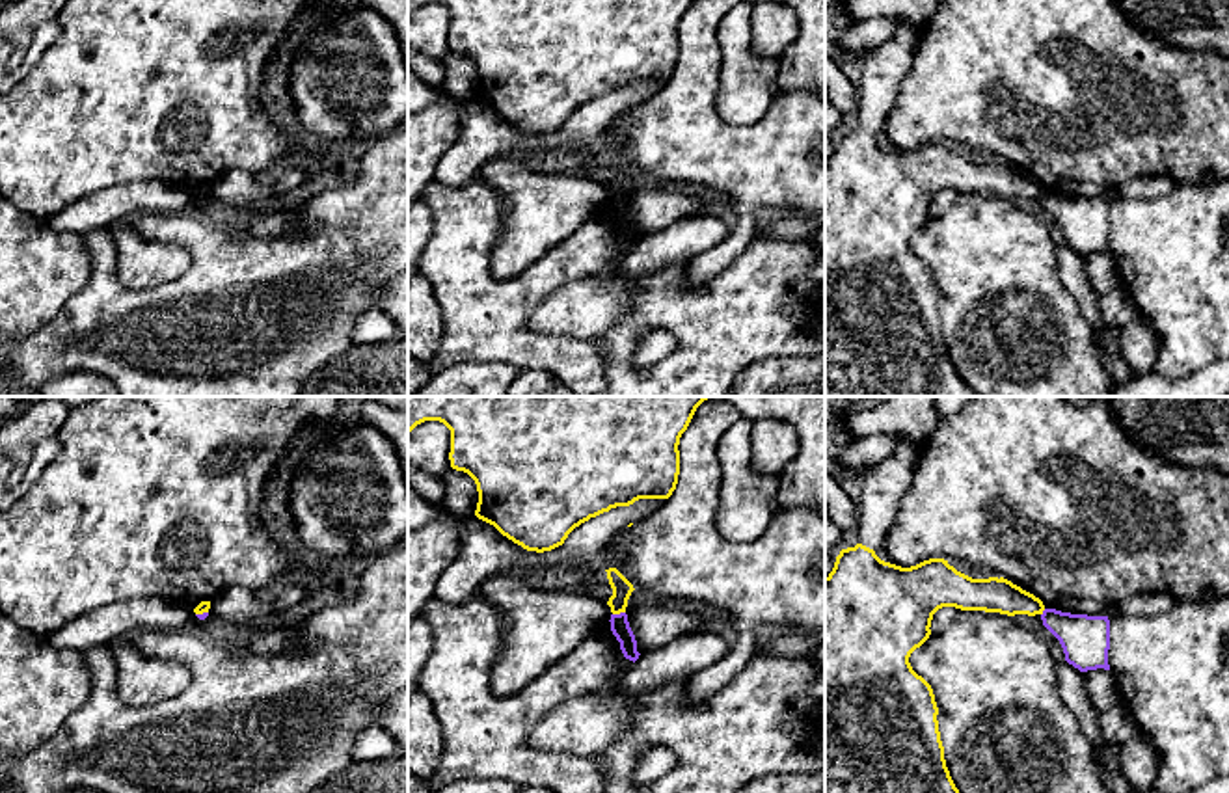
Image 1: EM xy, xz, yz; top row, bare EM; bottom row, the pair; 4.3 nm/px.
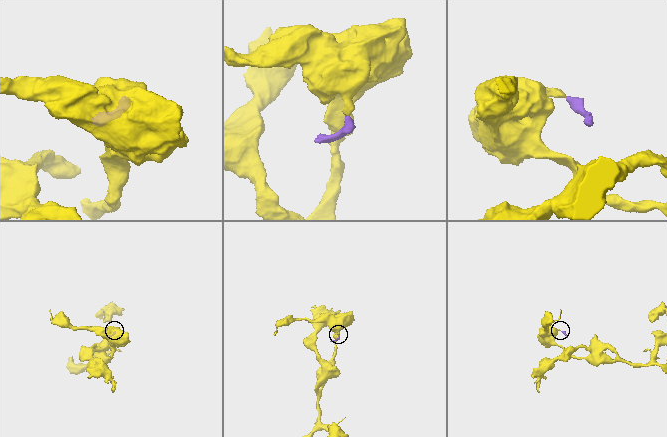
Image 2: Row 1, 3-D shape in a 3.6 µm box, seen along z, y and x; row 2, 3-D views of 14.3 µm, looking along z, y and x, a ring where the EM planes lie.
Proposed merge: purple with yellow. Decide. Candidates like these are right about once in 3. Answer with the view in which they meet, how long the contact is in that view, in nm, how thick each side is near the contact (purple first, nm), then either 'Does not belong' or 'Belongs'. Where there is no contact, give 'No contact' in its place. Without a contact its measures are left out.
Touches purple in xz. Shared border 60 nm. Thickness 80 nm (purple) against 90 nm. Does not belong

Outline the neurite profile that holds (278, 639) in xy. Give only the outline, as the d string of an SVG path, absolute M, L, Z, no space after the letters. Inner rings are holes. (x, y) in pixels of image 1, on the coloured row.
M277 625L272 629L251 631L248 644L257 653L283 653L292 646L292 627Z

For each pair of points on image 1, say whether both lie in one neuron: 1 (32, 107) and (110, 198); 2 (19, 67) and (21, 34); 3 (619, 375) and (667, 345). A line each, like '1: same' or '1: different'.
1: different
2: different
3: different

